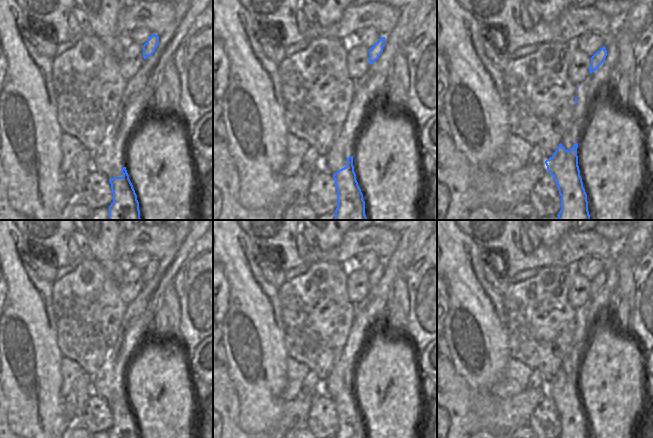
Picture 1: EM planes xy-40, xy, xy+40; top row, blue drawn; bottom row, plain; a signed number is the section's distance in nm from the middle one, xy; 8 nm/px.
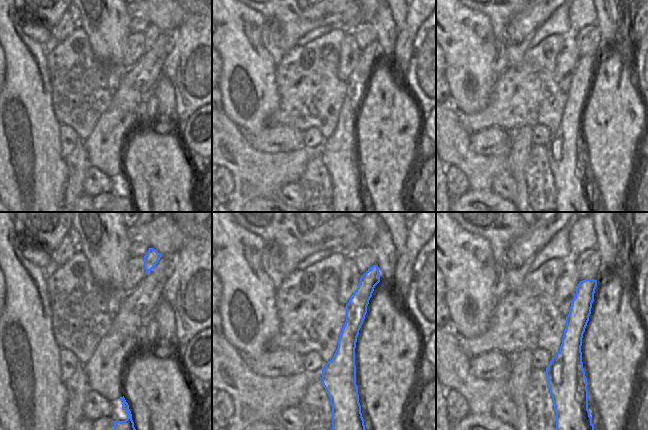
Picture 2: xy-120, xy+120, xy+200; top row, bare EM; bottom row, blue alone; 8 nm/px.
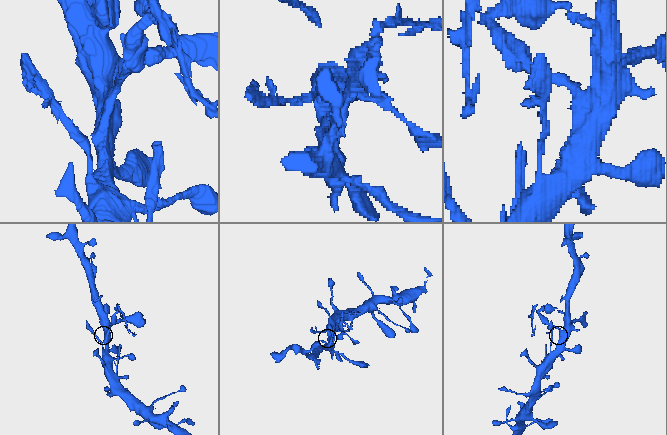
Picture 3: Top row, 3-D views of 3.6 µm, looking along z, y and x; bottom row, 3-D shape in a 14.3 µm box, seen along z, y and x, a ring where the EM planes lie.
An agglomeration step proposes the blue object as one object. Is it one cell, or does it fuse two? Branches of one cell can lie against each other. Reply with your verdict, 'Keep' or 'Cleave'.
Cleave.

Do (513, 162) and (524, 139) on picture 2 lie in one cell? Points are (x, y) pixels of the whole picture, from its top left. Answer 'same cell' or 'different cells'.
same cell

